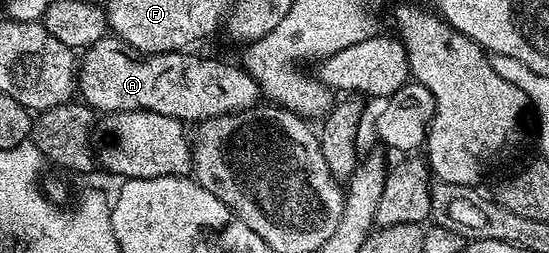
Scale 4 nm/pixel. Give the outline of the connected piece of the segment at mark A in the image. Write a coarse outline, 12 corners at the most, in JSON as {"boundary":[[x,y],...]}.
{"boundary":[[117,37],[81,52],[98,113],[183,121],[259,102],[241,66]]}

